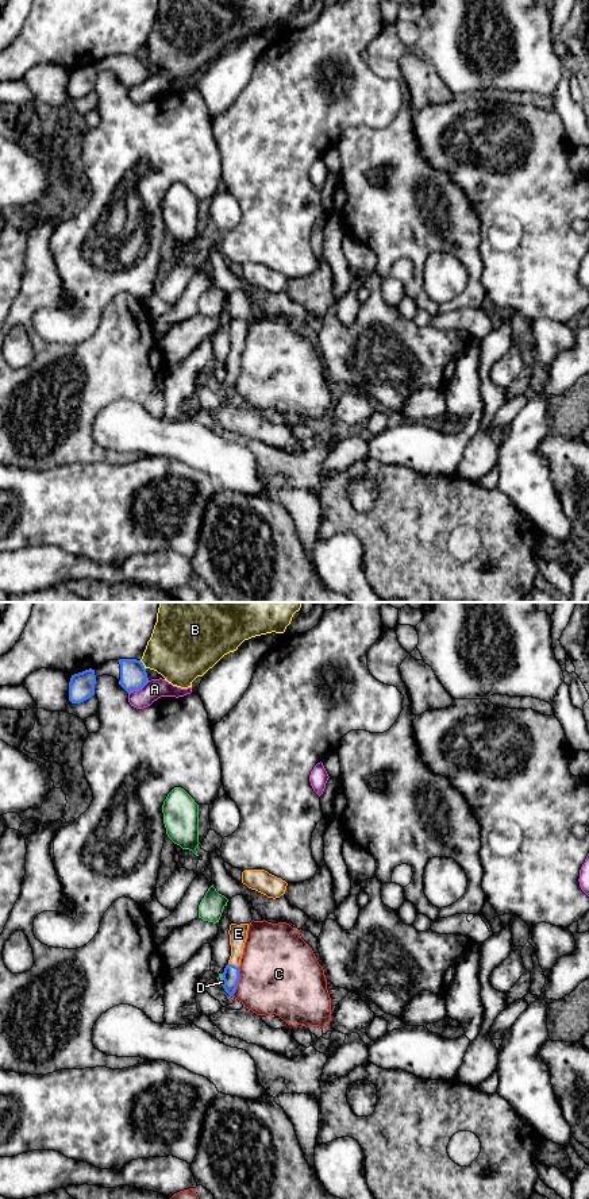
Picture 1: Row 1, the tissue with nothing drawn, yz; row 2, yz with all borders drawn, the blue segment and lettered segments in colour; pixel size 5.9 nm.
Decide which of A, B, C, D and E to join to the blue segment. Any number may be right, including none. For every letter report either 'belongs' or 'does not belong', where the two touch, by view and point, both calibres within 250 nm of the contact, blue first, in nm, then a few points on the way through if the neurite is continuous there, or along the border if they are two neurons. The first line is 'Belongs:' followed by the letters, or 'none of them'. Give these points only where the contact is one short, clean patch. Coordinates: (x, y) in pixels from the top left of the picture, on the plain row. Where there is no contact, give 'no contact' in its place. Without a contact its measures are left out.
Belongs: E
A: does not belong; contact yz (138, 84); calibres 160 and 120 nm
B: does not belong; contact yz (142, 60); calibres 160 and 380 nm
C: does not belong; contact yz (238, 376); calibres 100 and 480 nm; border yz (239, 362), (239, 376), (231, 390)
D: does not belong; contact yz (223, 374); calibres 100 and 30 nm
E: belongs; contact yz (234, 361); calibres 100 and 110 nm; way yz (231, 369), (234, 361), (238, 328)

